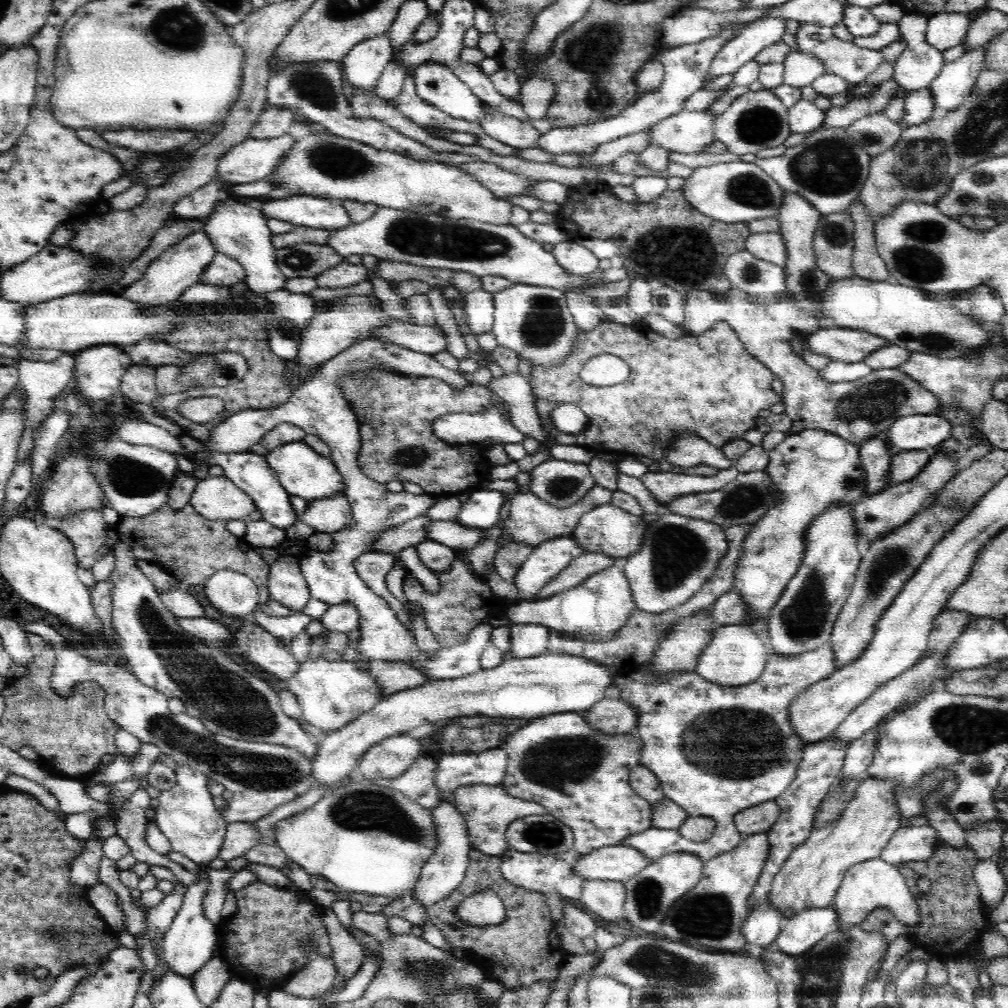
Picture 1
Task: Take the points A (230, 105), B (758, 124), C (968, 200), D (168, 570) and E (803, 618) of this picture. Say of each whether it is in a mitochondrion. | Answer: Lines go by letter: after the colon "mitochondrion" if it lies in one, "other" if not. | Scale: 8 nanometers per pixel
A: other
B: mitochondrion
C: mitochondrion
D: other
E: mitochondrion

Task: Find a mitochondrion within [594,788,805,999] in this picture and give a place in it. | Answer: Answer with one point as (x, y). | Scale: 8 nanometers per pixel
(656, 964)

